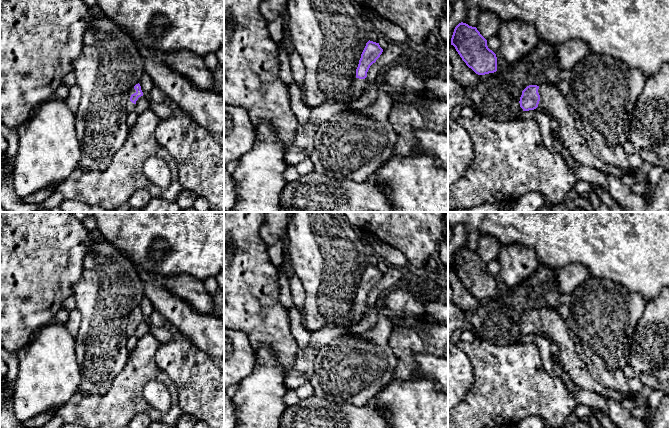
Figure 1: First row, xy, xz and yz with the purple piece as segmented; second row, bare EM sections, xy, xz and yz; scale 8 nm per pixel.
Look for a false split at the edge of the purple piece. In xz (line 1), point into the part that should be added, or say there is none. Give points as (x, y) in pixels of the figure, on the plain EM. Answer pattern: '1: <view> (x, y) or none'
1: xz (359, 310)

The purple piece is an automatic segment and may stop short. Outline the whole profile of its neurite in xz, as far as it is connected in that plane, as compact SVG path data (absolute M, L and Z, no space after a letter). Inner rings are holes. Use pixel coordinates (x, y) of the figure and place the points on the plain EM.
M370 264L366 267L356 293L356 303L352 311L351 323L345 326L346 328L359 322L364 317L366 313L366 306L364 303L367 301L367 296L370 290L380 281L382 276L383 273L380 271L379 267Z

